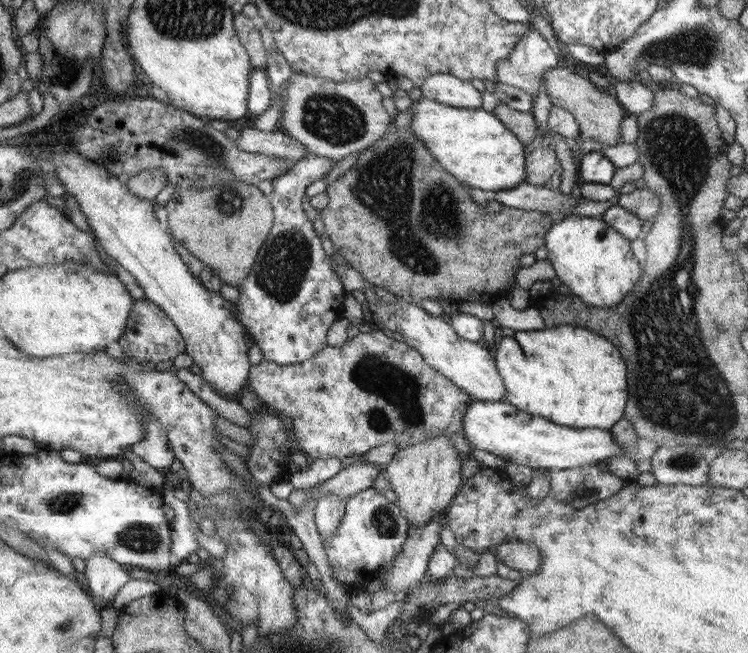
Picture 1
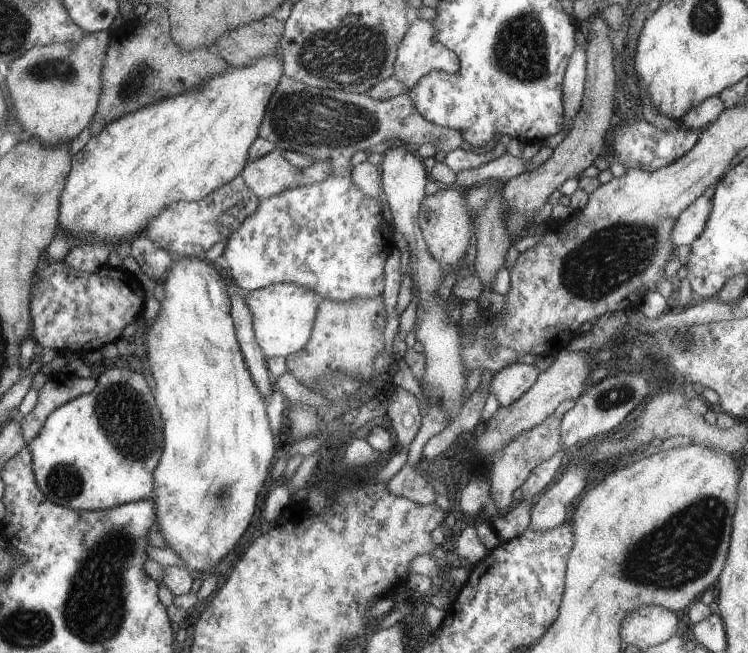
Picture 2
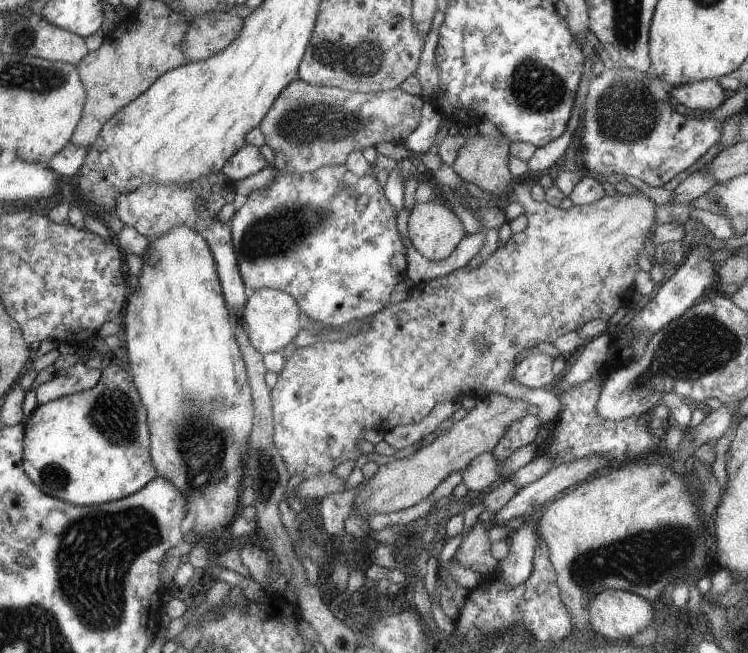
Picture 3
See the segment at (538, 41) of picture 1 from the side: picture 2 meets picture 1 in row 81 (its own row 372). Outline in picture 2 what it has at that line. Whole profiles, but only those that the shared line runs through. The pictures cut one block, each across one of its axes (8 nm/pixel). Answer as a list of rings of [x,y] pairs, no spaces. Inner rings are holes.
[[[512,364],[493,374],[491,393],[499,406],[506,408],[520,400],[540,378],[541,371],[534,365]]]

